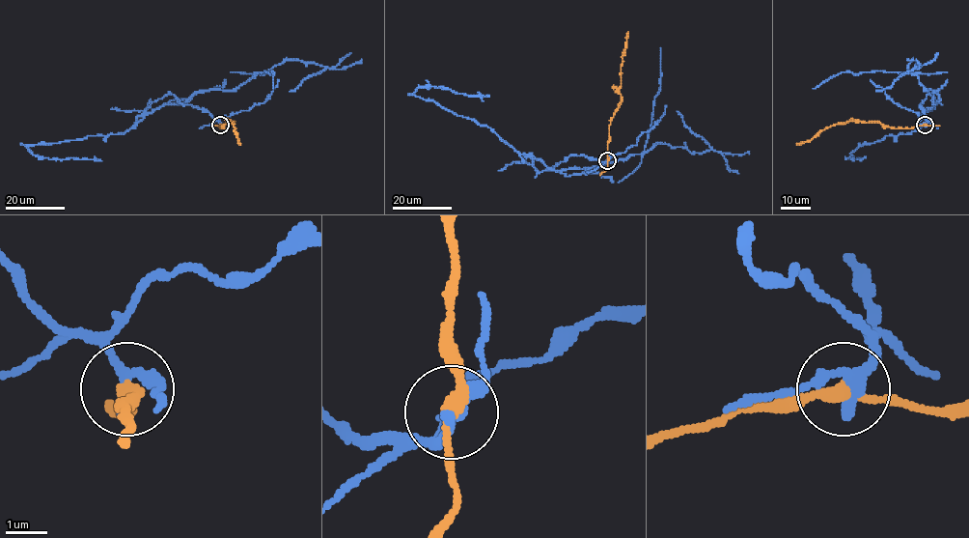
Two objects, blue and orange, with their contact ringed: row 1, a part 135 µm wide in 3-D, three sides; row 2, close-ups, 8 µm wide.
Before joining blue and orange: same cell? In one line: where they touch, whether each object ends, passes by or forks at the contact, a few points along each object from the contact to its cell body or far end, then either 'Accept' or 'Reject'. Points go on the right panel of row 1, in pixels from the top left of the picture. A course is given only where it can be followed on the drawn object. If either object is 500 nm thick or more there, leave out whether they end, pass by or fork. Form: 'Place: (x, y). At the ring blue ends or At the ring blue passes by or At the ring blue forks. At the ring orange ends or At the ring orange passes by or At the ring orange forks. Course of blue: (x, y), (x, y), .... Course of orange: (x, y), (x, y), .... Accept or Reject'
Place: (925, 125). At the ring blue passes by. At the ring orange passes by. Course of blue: (925, 124), (920, 105), (927, 94), (937, 102), (922, 114), (933, 93), (909, 70), (916, 61), (875, 92). Course of orange: (925, 124), (892, 128), (878, 122), (846, 121), (821, 129), (809, 140), (796, 144). Reject

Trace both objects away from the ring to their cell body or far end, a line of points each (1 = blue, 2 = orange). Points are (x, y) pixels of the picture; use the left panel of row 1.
1: (220, 124), (172, 94), (145, 113), (200, 91), (235, 90), (287, 60), (325, 67), (290, 92)
2: (220, 124), (221, 128), (227, 122), (234, 121), (240, 144)

